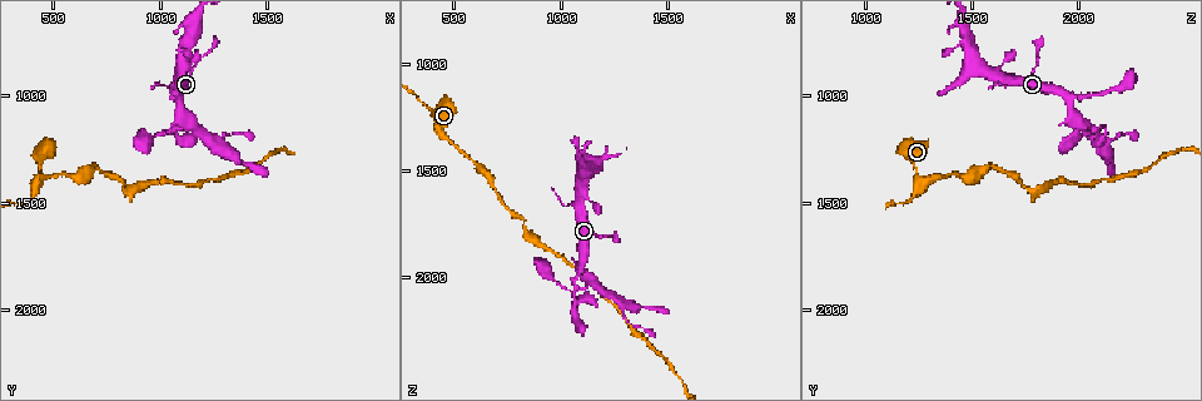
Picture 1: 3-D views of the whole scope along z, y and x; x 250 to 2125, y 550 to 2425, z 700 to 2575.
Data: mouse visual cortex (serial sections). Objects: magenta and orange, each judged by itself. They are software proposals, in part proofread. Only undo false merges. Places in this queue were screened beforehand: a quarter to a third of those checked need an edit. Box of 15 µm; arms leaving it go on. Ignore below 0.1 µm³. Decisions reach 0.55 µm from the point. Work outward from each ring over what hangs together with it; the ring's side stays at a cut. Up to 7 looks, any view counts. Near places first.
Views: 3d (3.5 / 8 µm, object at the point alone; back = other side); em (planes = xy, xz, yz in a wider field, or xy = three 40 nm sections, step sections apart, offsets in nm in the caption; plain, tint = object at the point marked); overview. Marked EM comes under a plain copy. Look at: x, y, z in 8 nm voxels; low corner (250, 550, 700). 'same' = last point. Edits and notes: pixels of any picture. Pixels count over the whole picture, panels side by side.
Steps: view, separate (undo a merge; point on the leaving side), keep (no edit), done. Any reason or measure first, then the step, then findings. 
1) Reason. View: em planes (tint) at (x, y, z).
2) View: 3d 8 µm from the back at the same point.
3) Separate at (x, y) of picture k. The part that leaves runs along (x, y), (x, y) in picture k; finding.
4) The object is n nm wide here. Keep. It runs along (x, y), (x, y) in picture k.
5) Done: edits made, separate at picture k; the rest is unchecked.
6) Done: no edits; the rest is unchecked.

Thin neck. View: 3d 8 µm at (410, 1390, 1240).

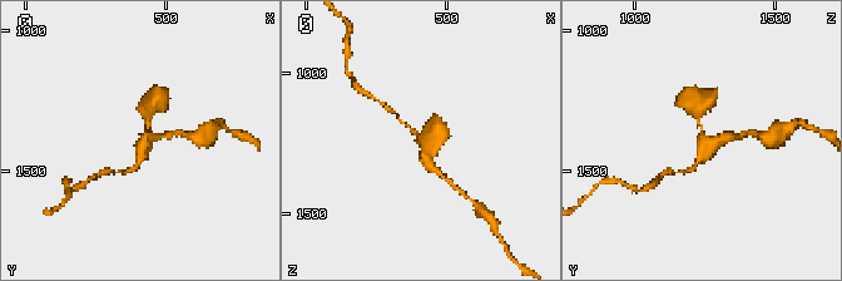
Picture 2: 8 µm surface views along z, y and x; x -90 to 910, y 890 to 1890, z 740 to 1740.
3 arms meet here; the arms are 200, 250, 250 nm wide. View: em xy step 2 (tint) at (430, 1390, 1260).

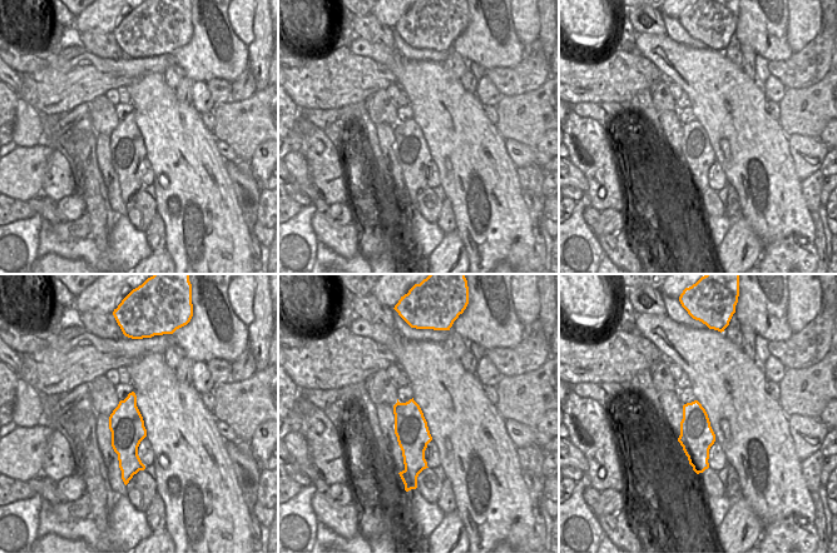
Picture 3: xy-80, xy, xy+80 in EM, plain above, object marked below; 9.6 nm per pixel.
The object is 320 nm wide here. Keep. It runs along (698, 107), (706, 143), (734, 137) in picture 2; one cell here.

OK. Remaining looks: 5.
Thick turns thin. View: 3d 3.5 µm at (1070, 1150, 2080).

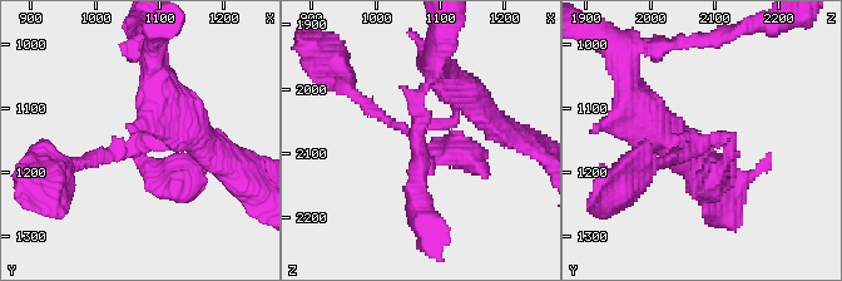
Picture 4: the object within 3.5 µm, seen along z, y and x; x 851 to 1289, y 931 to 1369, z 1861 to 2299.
3 arms meet here; the arms are 150, 250, 350 nm wide; need the tissue. View: em xy step 5 (tint) at (1065, 1155, 2070).

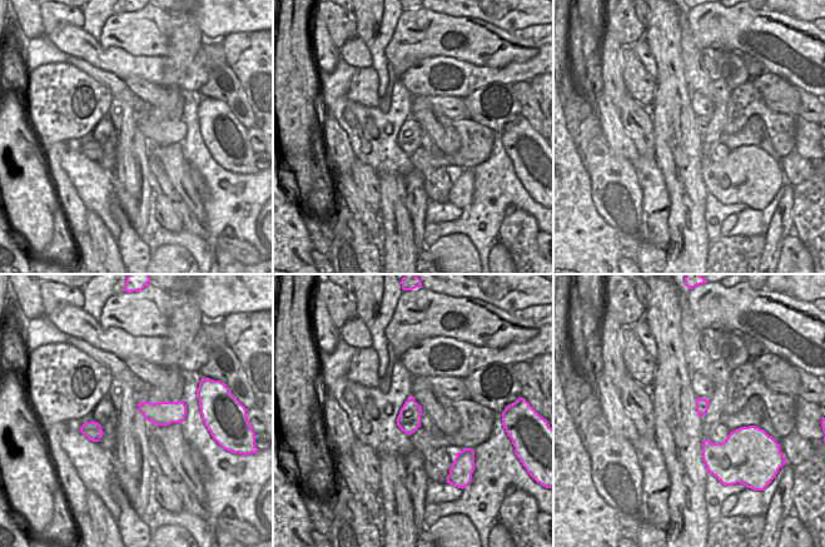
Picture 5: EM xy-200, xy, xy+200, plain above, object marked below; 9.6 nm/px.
The object is 220 nm wide here. Keep. It runs along (186, 123), (174, 146), (67, 164) in picture 4; continuous, no second cell.

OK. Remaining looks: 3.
Sudden change in width. View: 3d 3.5 µm at (830, 1430, 1790).

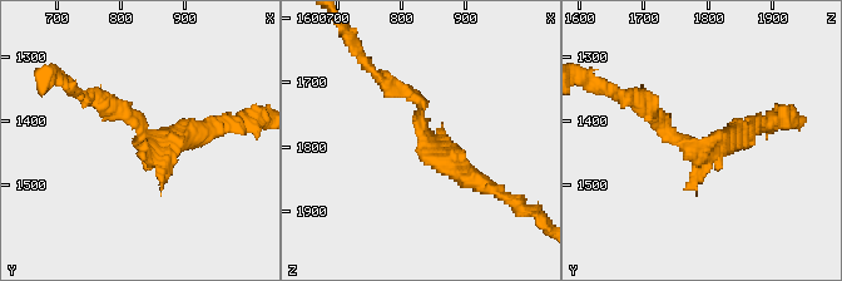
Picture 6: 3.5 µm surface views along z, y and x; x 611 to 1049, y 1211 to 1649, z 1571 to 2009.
View: em xy step 2 (tint) at (835, 1445, 1785).

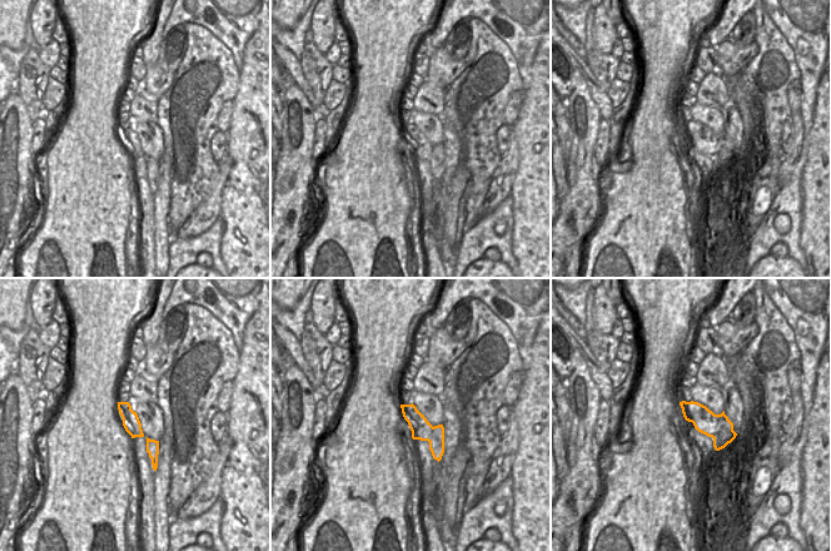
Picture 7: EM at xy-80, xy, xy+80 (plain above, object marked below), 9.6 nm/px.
Keep. It runs along (120, 405), (152, 445), (154, 461) in picture 7; one cell here.

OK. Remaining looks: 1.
Done: no edits; the rest is unchecked.

